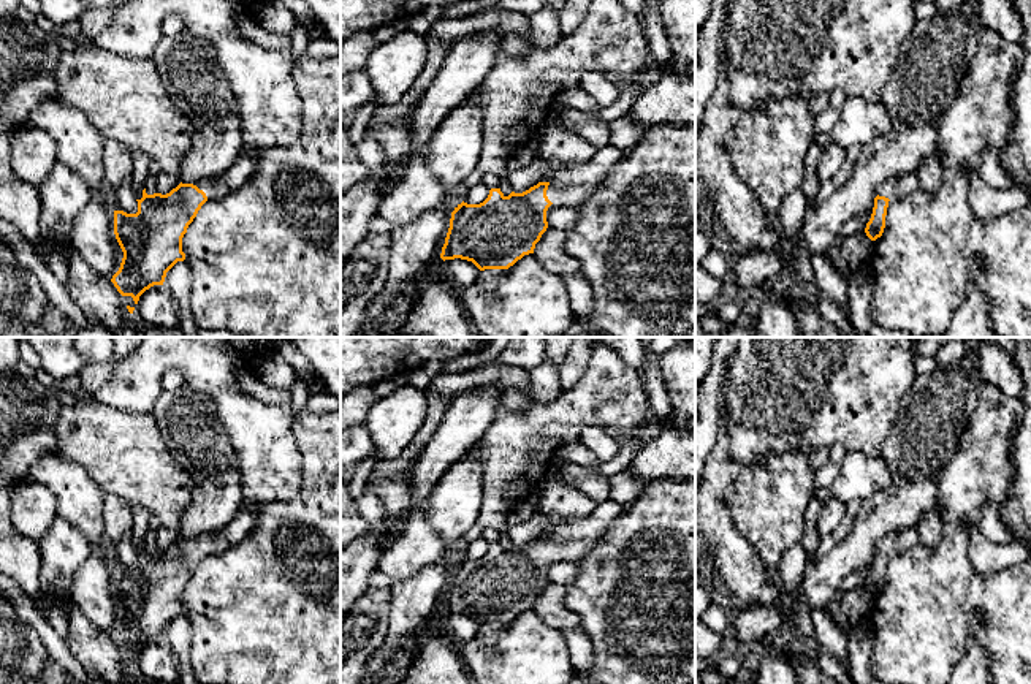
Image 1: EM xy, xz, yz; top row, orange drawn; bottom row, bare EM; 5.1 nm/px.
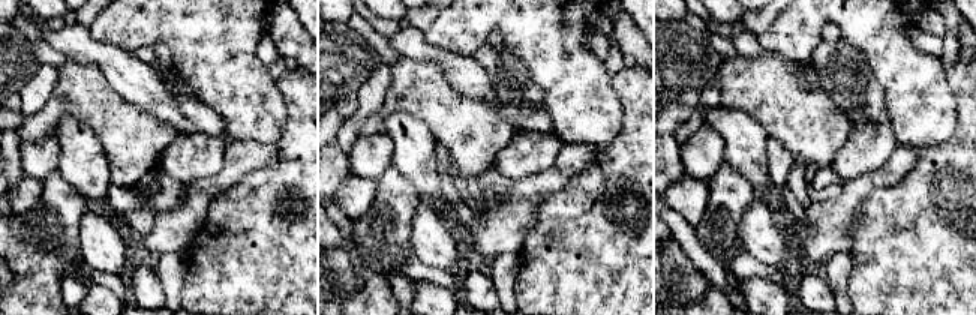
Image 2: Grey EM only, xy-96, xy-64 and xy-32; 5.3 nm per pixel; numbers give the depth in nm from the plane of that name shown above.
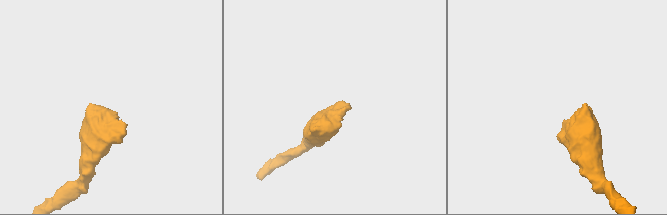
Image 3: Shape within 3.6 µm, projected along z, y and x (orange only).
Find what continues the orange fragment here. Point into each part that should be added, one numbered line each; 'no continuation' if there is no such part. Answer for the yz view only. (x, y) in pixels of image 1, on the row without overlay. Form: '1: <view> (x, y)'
1: yz (901, 540)

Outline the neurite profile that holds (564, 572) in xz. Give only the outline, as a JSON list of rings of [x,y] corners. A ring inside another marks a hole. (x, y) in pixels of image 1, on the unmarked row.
[[[559,560],[559,562],[551,564],[550,567],[546,567],[546,576],[548,576],[546,584],[567,586],[572,581],[575,581],[576,575],[578,575],[576,562]]]

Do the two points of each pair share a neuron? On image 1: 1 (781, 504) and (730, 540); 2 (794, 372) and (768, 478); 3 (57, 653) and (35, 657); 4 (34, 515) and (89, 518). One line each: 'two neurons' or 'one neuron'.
1: two neurons
2: two neurons
3: two neurons
4: two neurons

